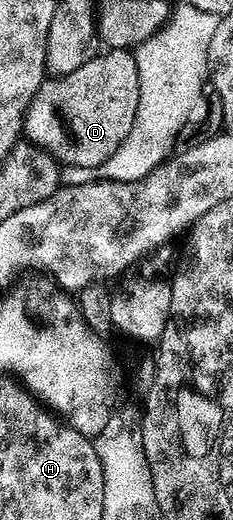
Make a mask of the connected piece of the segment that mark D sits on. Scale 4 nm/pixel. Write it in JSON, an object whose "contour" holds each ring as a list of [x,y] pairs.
{"contour":[[[108,50],[97,56],[90,56],[82,68],[59,76],[45,77],[44,83],[34,92],[28,110],[24,113],[22,134],[38,149],[51,154],[64,166],[94,168],[101,166],[126,140],[133,127],[134,116],[138,110],[138,72],[136,58],[132,50]]]}

